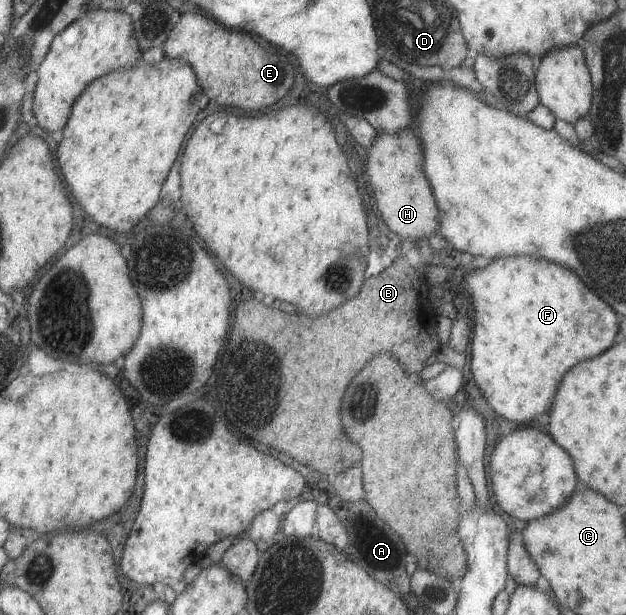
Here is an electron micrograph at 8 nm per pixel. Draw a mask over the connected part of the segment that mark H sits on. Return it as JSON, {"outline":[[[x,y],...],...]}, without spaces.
{"outline":[[[406,126],[394,134],[376,132],[378,138],[368,148],[368,178],[374,188],[378,212],[386,230],[397,234],[401,246],[408,246],[418,238],[428,238],[438,228],[438,208],[432,196],[430,185],[422,172],[422,146],[418,136]]]}

